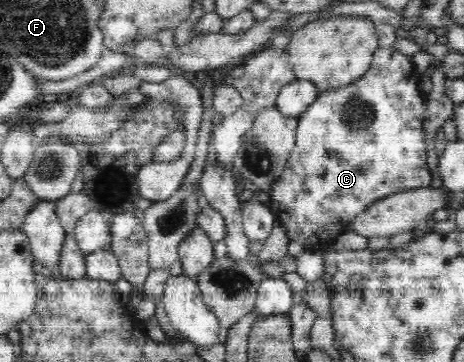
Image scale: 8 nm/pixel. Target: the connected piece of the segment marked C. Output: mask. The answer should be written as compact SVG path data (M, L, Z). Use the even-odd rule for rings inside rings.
M379 47L374 51L370 68L359 78L349 85L340 88L328 89L320 92L318 98L314 100L306 111L298 116L295 146L290 154L289 162L281 176L274 182L270 192L270 201L267 204L271 214L275 216L277 222L285 228L286 236L289 240L288 253L294 258L300 257L306 253L306 248L323 248L328 246L332 240L337 239L348 230L349 225L370 207L370 204L386 198L392 194L416 188L428 188L432 182L432 172L427 166L427 145L426 134L424 133L424 114L426 113L425 95L420 93L420 74L417 72L415 65L410 60L410 55L398 51L395 47Z

